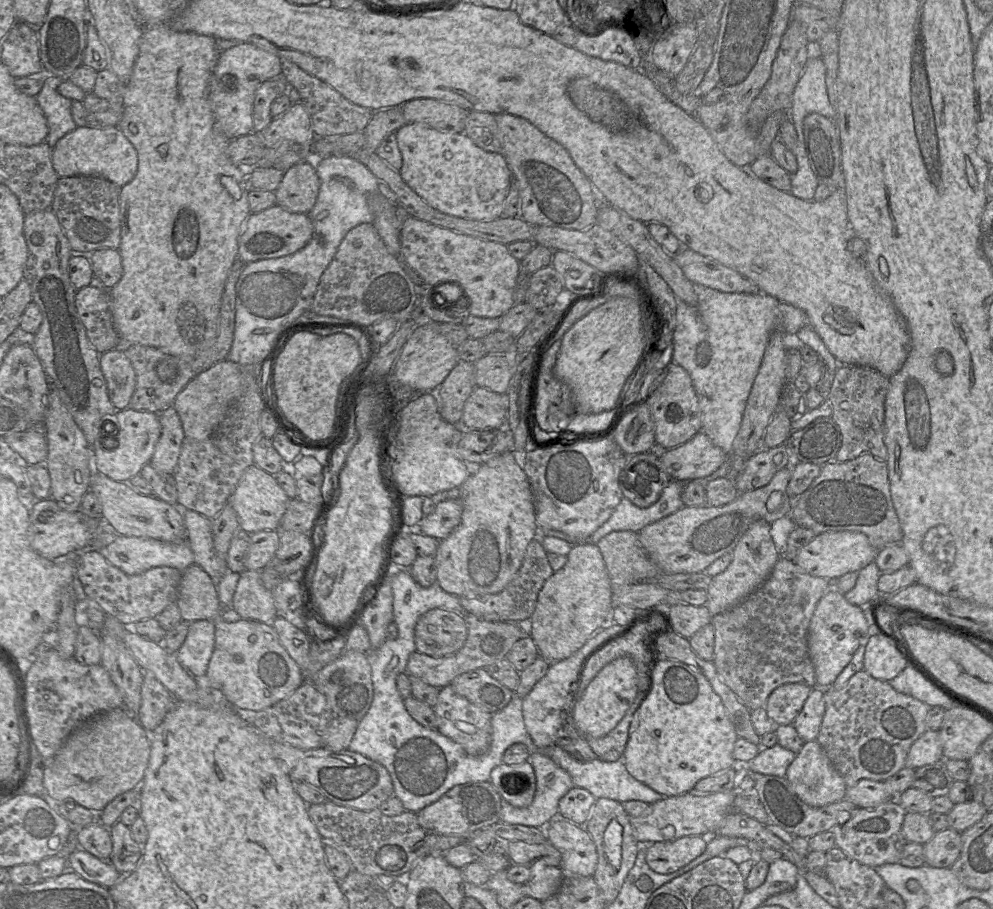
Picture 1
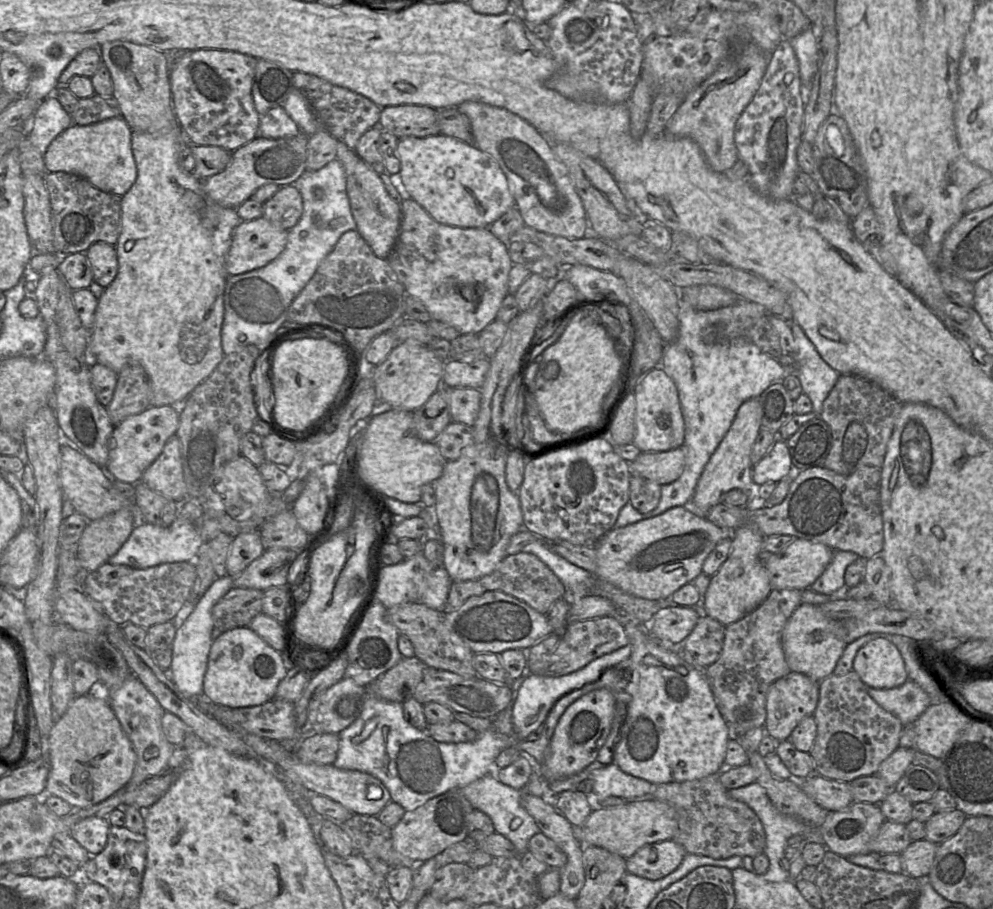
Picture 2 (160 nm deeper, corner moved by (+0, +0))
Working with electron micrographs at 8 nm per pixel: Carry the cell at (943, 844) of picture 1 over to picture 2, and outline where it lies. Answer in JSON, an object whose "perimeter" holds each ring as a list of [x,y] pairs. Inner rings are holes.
{"perimeter":[[[926,839],[912,841],[900,854],[902,873],[913,878],[927,876],[934,862],[938,844]]]}

